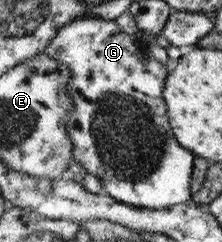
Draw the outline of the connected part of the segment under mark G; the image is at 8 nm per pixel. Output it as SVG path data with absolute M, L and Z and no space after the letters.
M81 16L79 20L73 21L72 24L64 25L50 47L41 54L47 57L55 57L57 61L64 61L72 69L72 82L68 89L70 90L71 98L75 100L75 109L77 111L70 113L68 128L73 143L76 145L76 161L79 161L88 170L89 174L103 180L106 193L111 194L127 205L140 207L141 209L169 209L192 201L195 194L192 190L192 185L198 157L188 146L181 145L172 126L170 109L165 95L168 77L171 75L168 65L163 65L159 59L155 59L150 55L143 46L135 43L133 34L129 35L129 33L121 31L121 27L117 25L116 20L106 20L97 16Z

